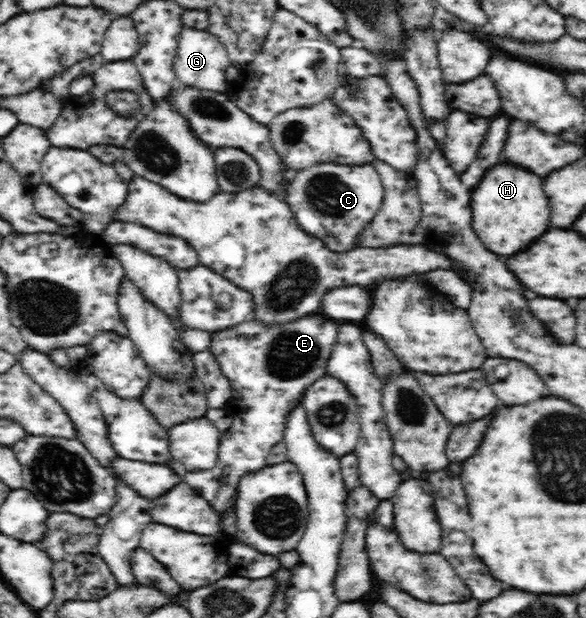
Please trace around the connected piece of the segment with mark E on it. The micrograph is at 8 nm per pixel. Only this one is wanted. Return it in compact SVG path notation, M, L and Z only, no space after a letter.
M310 315L310 319L302 317L283 323L263 323L252 317L237 326L212 333L209 349L233 389L225 409L233 423L222 433L214 469L187 472L184 483L200 497L208 499L220 515L228 507L235 507L240 478L267 466L266 457L276 443L283 442L286 419L302 401L306 388L328 375L327 363L337 342L338 330L338 323L332 319Z

